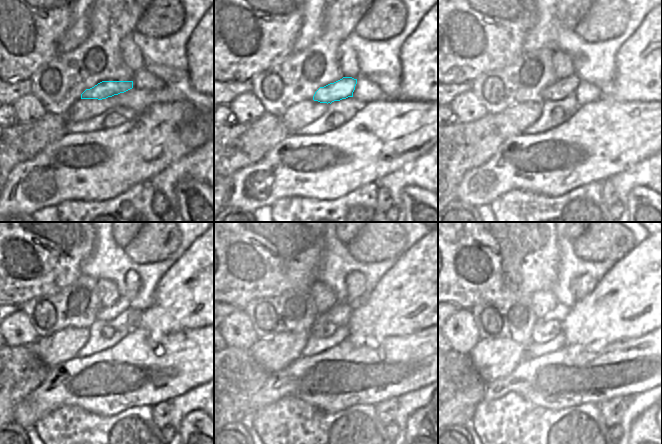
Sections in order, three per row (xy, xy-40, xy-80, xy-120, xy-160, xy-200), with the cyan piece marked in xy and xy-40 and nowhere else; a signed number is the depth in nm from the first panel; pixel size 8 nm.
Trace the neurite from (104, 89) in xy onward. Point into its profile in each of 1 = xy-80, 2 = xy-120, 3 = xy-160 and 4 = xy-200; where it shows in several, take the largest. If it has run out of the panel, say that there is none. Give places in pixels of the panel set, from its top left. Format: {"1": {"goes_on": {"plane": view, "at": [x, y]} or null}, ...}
{"1": {"goes_on": {"plane": "xy-80", "at": [562, 88]}}, "2": {"goes_on": {"plane": "xy-120", "at": [132, 281]}}, "3": {"goes_on": {"plane": "xy-160", "at": [355, 281]}}, "4": {"goes_on": {"plane": "xy-200", "at": [582, 285]}}}

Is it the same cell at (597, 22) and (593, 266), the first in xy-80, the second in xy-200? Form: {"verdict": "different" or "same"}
{"verdict": "different"}

